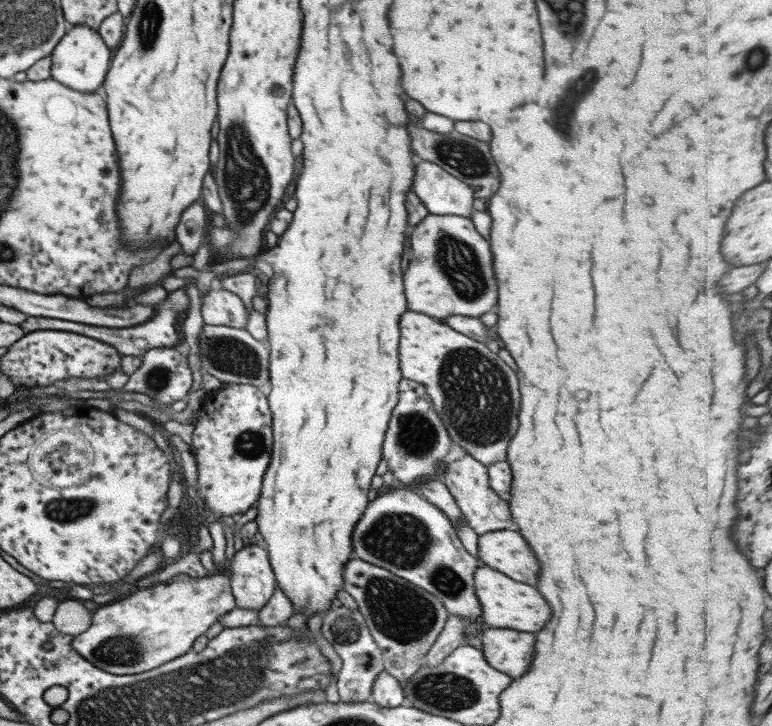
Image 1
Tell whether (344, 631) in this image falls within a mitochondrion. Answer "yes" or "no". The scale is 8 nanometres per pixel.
yes

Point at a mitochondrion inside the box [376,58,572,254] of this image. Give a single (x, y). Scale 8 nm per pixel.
(457, 154)

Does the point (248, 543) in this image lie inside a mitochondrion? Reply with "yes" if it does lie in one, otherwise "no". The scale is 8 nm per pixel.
no

